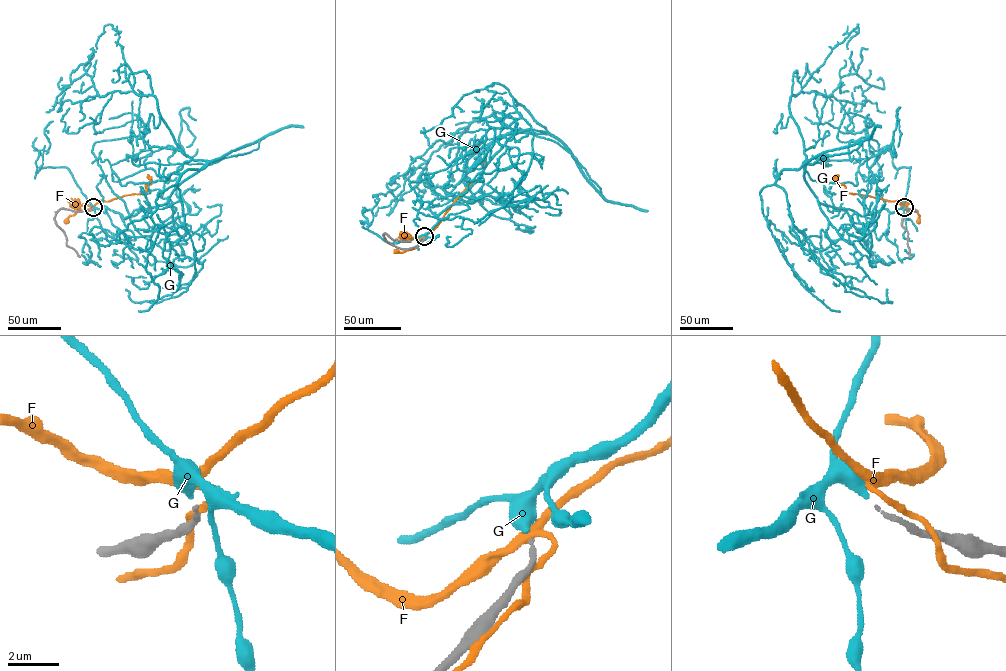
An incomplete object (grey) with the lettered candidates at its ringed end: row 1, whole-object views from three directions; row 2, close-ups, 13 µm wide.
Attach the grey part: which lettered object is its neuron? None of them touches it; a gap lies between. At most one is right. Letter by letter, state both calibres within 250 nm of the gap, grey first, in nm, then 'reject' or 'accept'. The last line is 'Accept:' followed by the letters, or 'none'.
F: 160/320 nm | reject
G: 160/440 nm | accept
Accept: G

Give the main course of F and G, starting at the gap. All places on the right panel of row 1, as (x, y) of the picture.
F: (904, 206), (917, 211), (918, 221)
G: (904, 207), (865, 217), (804, 177), (827, 151), (863, 140), (806, 163), (890, 148), (899, 120)

